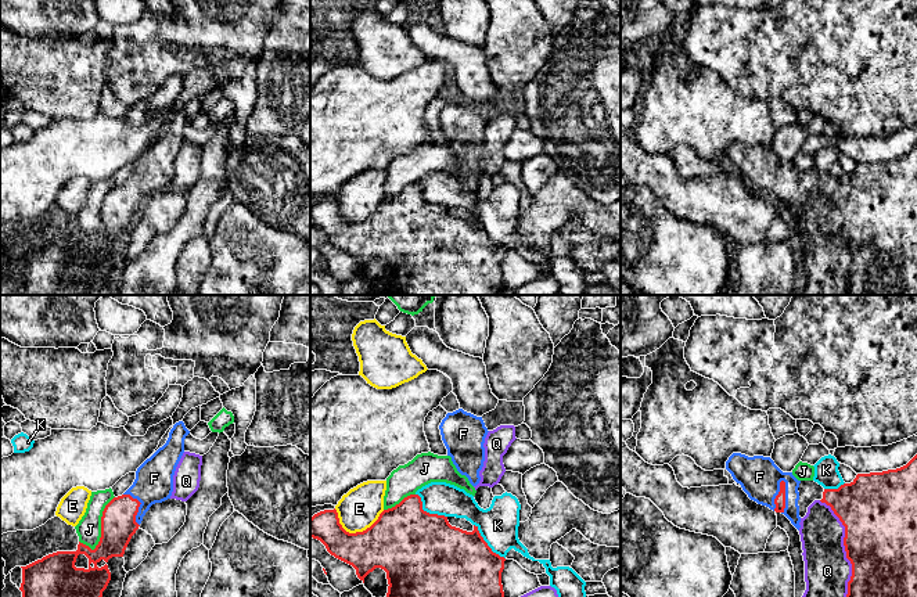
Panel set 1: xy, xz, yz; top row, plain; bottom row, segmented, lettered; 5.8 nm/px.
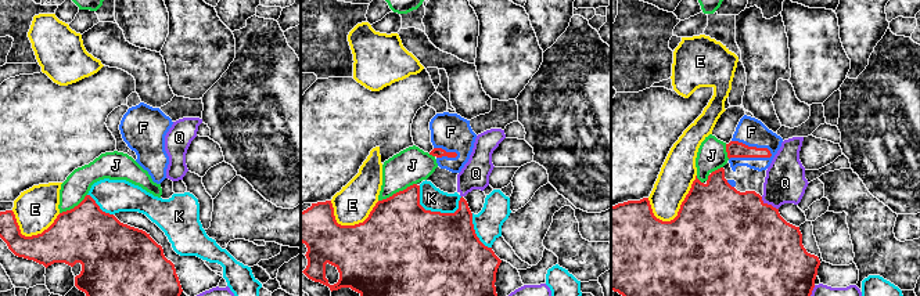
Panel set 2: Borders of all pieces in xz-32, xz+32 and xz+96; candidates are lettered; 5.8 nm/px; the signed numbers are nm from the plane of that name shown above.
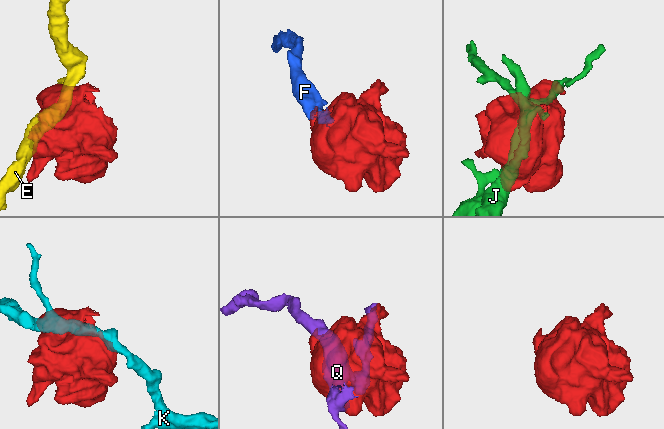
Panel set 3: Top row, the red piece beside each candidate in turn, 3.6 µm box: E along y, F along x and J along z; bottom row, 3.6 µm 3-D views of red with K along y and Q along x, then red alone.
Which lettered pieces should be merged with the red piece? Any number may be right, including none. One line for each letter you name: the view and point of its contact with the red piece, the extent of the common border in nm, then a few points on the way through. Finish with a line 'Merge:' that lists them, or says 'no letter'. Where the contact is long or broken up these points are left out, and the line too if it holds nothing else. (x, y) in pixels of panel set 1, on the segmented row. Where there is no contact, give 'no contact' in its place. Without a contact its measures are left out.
F: contact yz (784, 496); length 200 nm
Merge: F

